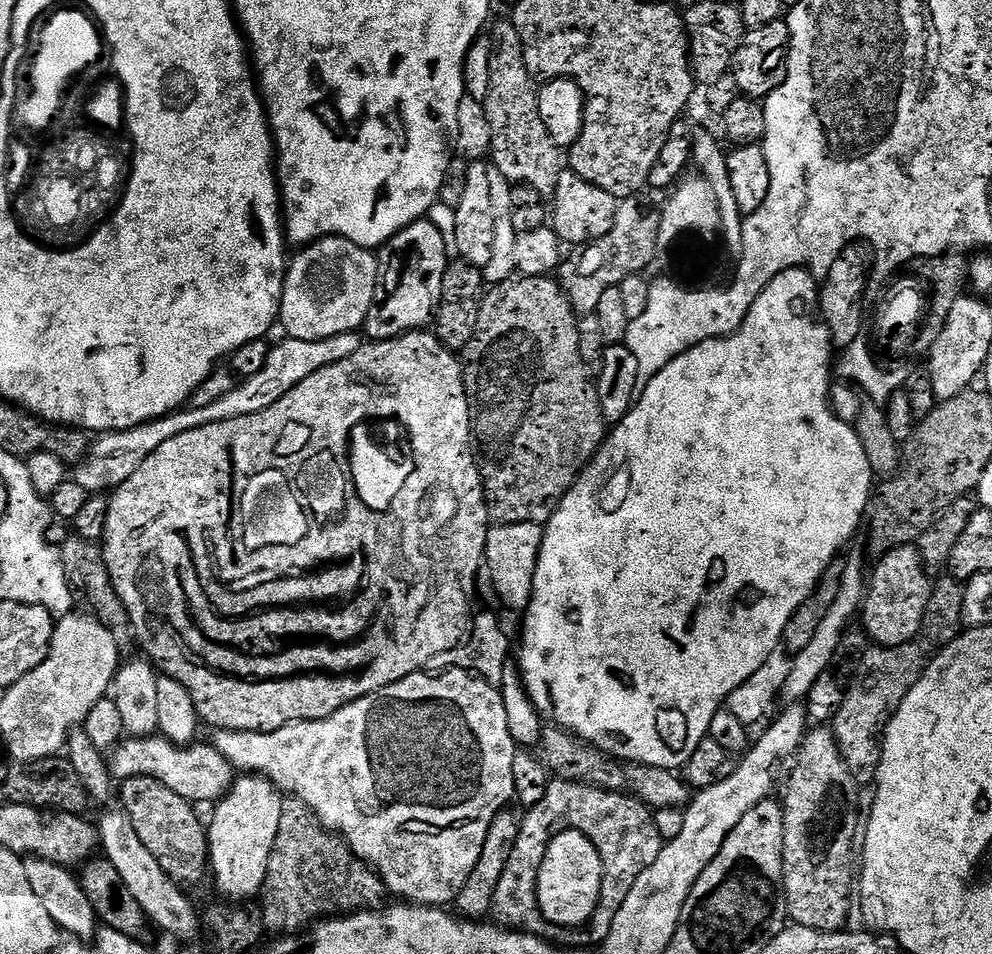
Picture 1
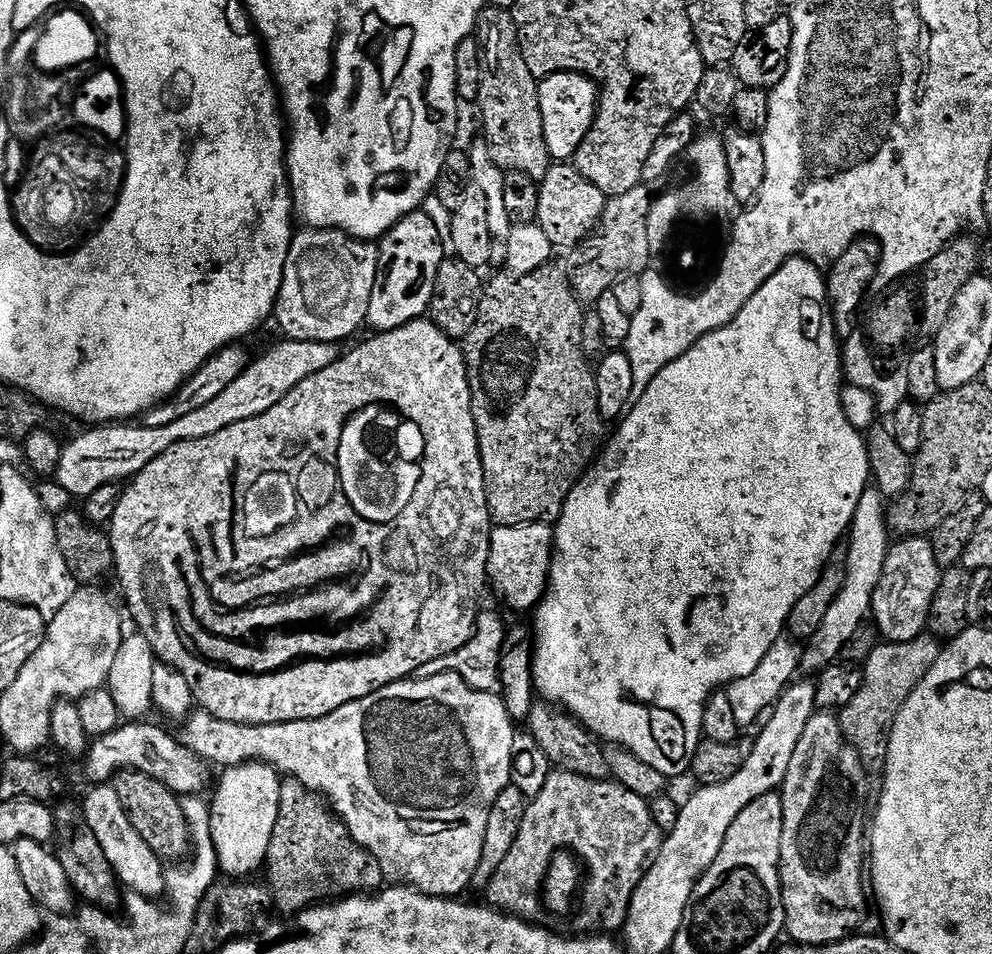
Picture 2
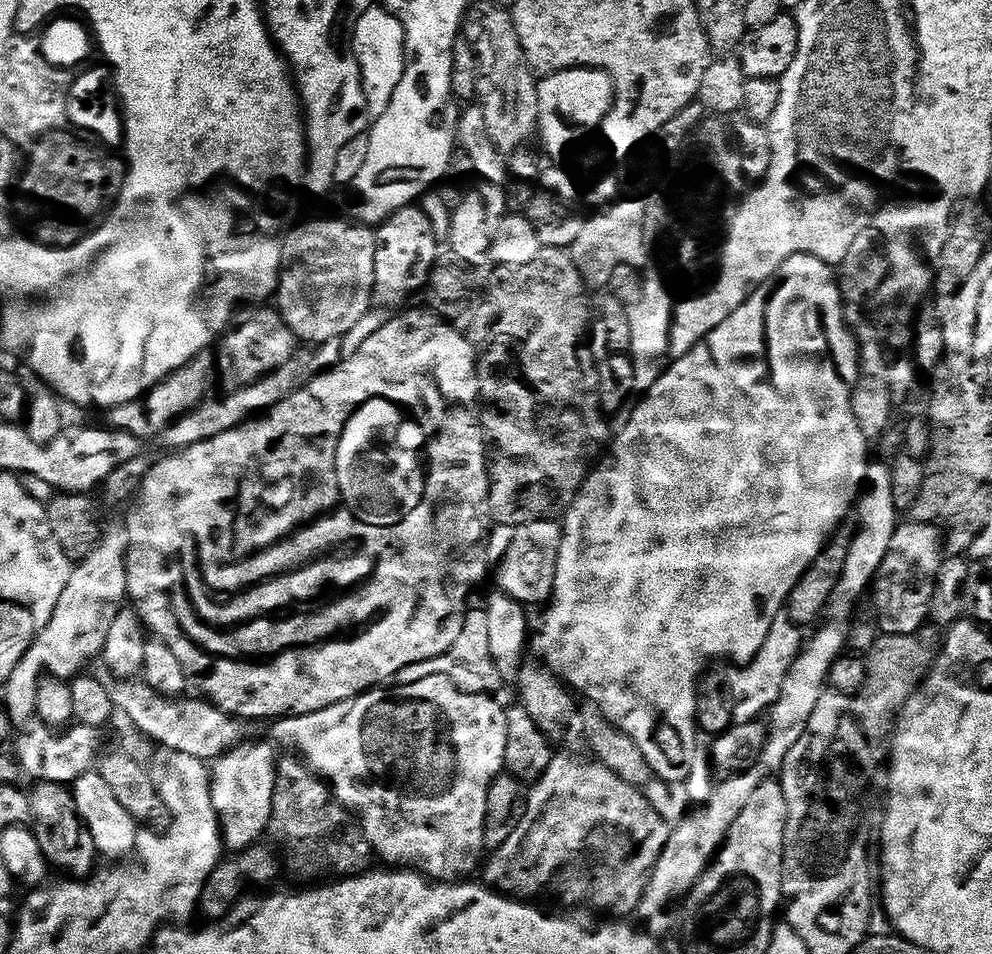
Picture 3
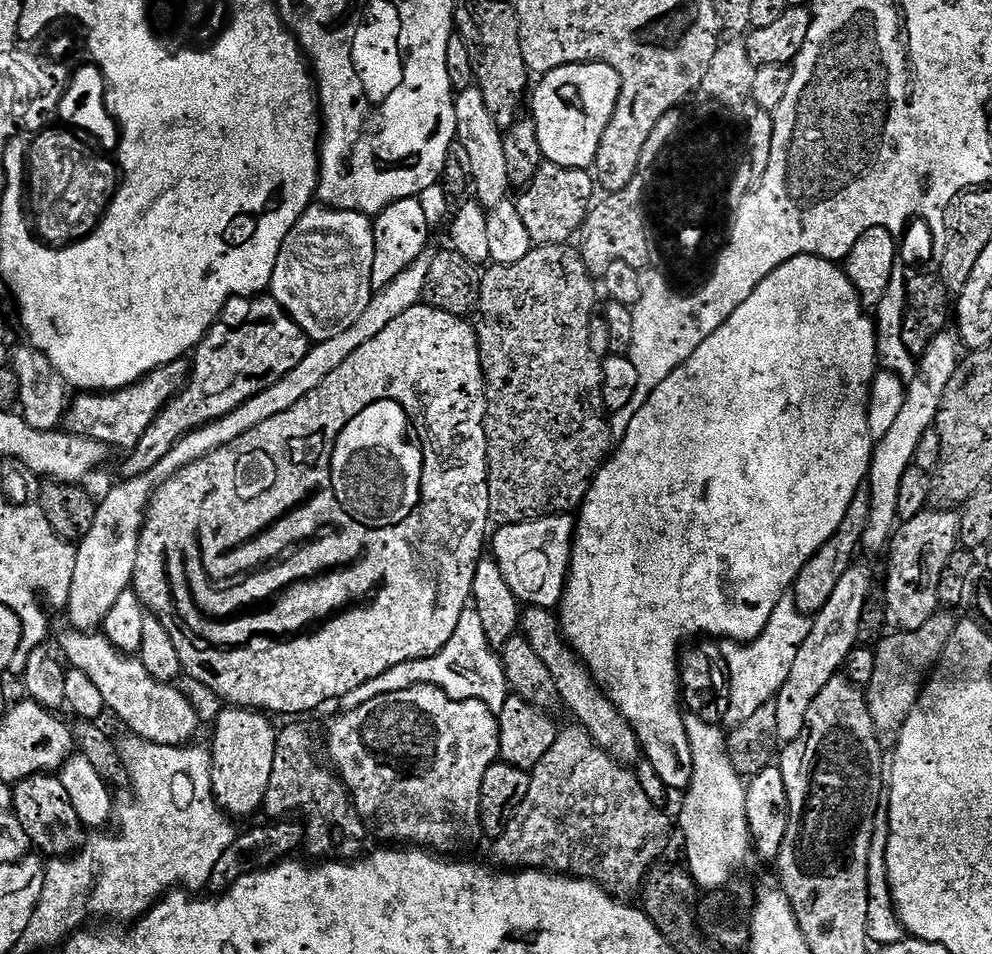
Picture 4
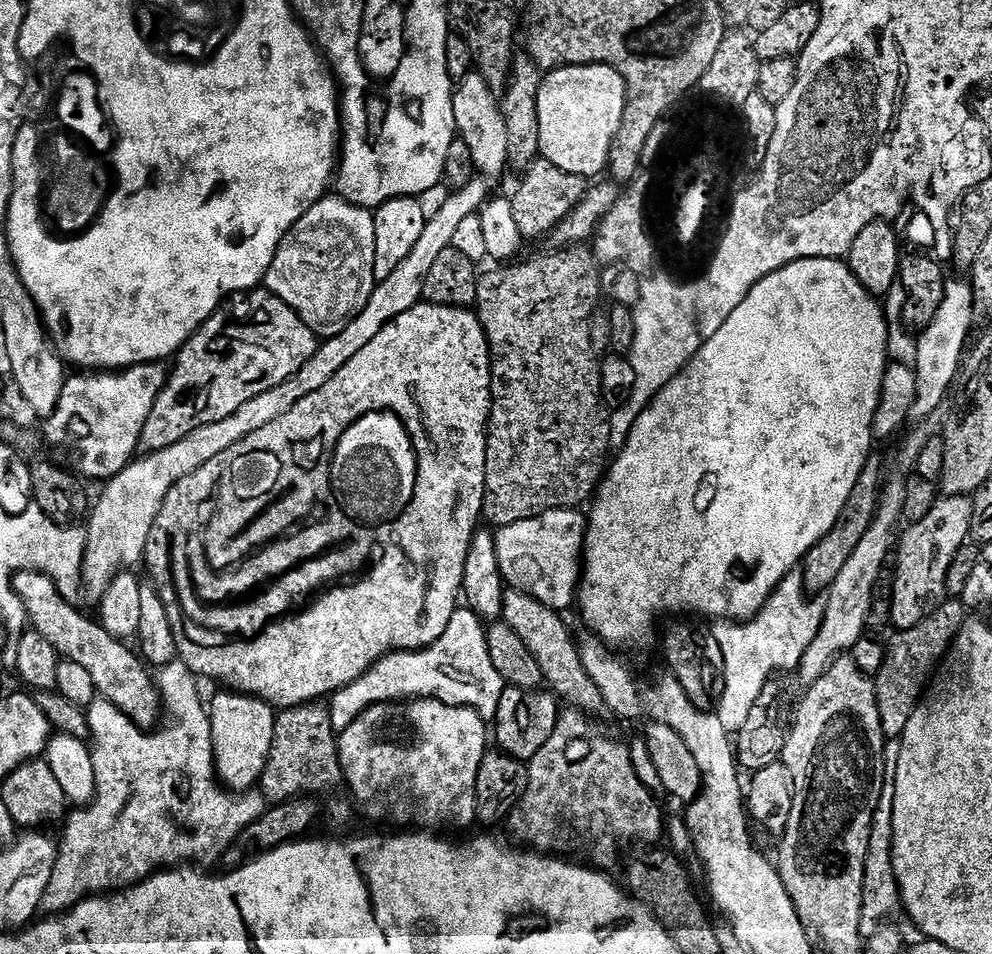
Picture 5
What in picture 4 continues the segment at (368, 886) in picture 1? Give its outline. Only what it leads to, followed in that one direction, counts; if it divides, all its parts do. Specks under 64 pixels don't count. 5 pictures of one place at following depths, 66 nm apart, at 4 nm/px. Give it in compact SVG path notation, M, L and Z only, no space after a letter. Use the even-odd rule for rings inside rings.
M288 722L285 728L281 727L276 733L276 745L274 746L274 766L270 769L270 786L266 786L266 798L263 811L273 812L273 817L280 818L285 814L301 812L304 826L303 847L308 848L312 856L317 856L320 862L351 862L365 851L364 843L370 840L370 829L365 820L360 817L352 798L348 794L348 788L335 771L316 753L316 740L312 732L300 722Z

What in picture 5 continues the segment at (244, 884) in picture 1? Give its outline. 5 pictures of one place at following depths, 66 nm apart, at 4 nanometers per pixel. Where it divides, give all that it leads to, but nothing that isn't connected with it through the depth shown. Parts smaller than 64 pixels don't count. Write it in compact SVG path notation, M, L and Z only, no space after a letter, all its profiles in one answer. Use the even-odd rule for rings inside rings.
M220 690L210 700L212 718L212 745L216 750L216 773L223 787L243 794L255 789L264 779L270 746L274 742L277 709L265 700L248 696L244 692Z

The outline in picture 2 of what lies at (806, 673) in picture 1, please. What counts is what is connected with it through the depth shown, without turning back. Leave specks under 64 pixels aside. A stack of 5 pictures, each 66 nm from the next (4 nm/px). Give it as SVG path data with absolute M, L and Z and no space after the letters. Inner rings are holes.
M869 486L862 498L858 498L858 510L854 510L852 527L846 533L848 561L844 563L846 578L842 590L838 598L834 598L834 606L830 606L818 634L814 634L803 649L802 668L805 673L816 674L821 668L837 663L841 659L840 651L849 647L855 632L866 624L872 610L874 590L878 590L878 582L886 566L886 554L890 547L888 536L890 529L885 496L877 487Z

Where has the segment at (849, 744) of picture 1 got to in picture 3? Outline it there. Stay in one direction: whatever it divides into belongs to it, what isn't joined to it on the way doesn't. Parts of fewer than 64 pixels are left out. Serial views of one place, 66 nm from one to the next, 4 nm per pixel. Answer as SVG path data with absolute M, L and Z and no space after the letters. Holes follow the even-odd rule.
M925 626L914 634L880 634L874 646L866 653L868 669L866 686L855 697L854 711L860 729L873 745L887 745L896 735L896 725L904 713L906 702L920 689L936 659L940 656L942 632L939 627Z

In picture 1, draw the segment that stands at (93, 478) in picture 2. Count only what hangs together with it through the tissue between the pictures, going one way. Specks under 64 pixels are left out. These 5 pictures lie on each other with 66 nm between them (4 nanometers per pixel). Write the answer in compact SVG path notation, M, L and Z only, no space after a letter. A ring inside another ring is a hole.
M359 331L347 332L346 334L334 334L334 338L326 338L318 342L306 342L305 340L293 340L284 338L280 345L273 347L268 353L266 362L258 374L246 376L230 394L218 398L218 402L210 402L210 406L201 408L189 407L187 410L171 412L160 420L151 420L149 424L134 426L130 430L121 432L105 432L97 435L92 441L87 456L75 465L74 479L79 486L84 486L91 494L104 494L109 490L115 490L162 442L170 442L170 438L178 438L178 434L186 434L186 430L194 430L202 426L210 426L214 422L226 422L230 418L242 418L246 414L258 414L278 398L282 398L290 390L294 390L310 374L318 374L326 366L334 366L334 362L342 362L350 358L359 350L362 343L362 336ZM108 488L108 489L107 489Z

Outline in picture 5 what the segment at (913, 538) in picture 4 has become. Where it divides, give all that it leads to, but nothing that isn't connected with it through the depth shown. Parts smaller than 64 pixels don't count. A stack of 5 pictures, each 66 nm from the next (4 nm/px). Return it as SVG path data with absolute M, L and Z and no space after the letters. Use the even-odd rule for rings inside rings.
M944 496L921 521L909 523L895 549L896 577L891 598L891 627L918 626L945 599L947 571L954 556L972 535L972 502L966 496Z

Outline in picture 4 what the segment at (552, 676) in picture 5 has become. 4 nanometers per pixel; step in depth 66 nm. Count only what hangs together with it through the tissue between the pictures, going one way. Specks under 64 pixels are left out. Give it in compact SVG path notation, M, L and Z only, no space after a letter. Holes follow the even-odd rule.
M525 607L520 618L519 631L530 642L530 646L534 646L534 654L538 654L542 662L546 662L546 670L550 670L550 675L554 677L554 686L558 686L561 705L565 709L568 707L576 715L575 723L587 730L592 741L606 754L610 754L614 762L625 766L638 765L642 759L638 734L620 709L600 689L584 661L572 651L560 630L557 613L547 608Z

